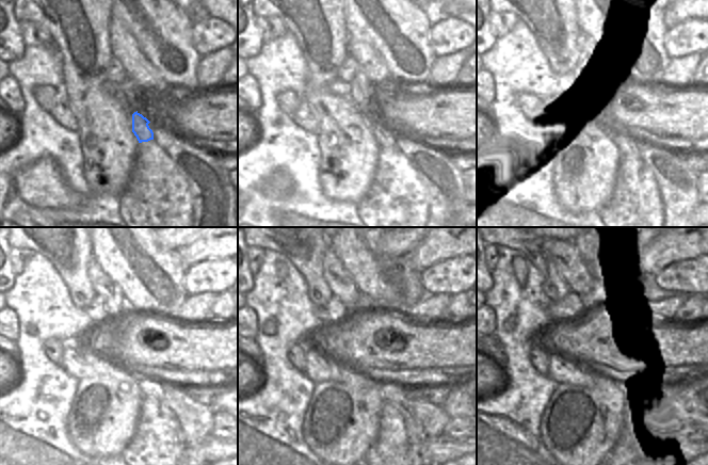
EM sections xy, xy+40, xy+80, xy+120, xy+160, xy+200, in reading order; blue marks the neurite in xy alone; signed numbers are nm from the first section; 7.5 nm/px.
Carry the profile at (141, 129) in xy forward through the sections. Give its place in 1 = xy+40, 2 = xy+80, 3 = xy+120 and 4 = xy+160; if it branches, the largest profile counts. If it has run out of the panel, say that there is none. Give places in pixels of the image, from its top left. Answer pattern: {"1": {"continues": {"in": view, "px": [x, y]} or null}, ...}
{"1": {"continues": {"in": "xy+40", "px": [385, 139]}}, "2": {"continues": {"in": "xy+80", "px": [627, 146]}}, "3": {"continues": {"in": "xy+120", "px": [150, 388]}}, "4": {"continues": {"in": "xy+160", "px": [395, 394]}}}

